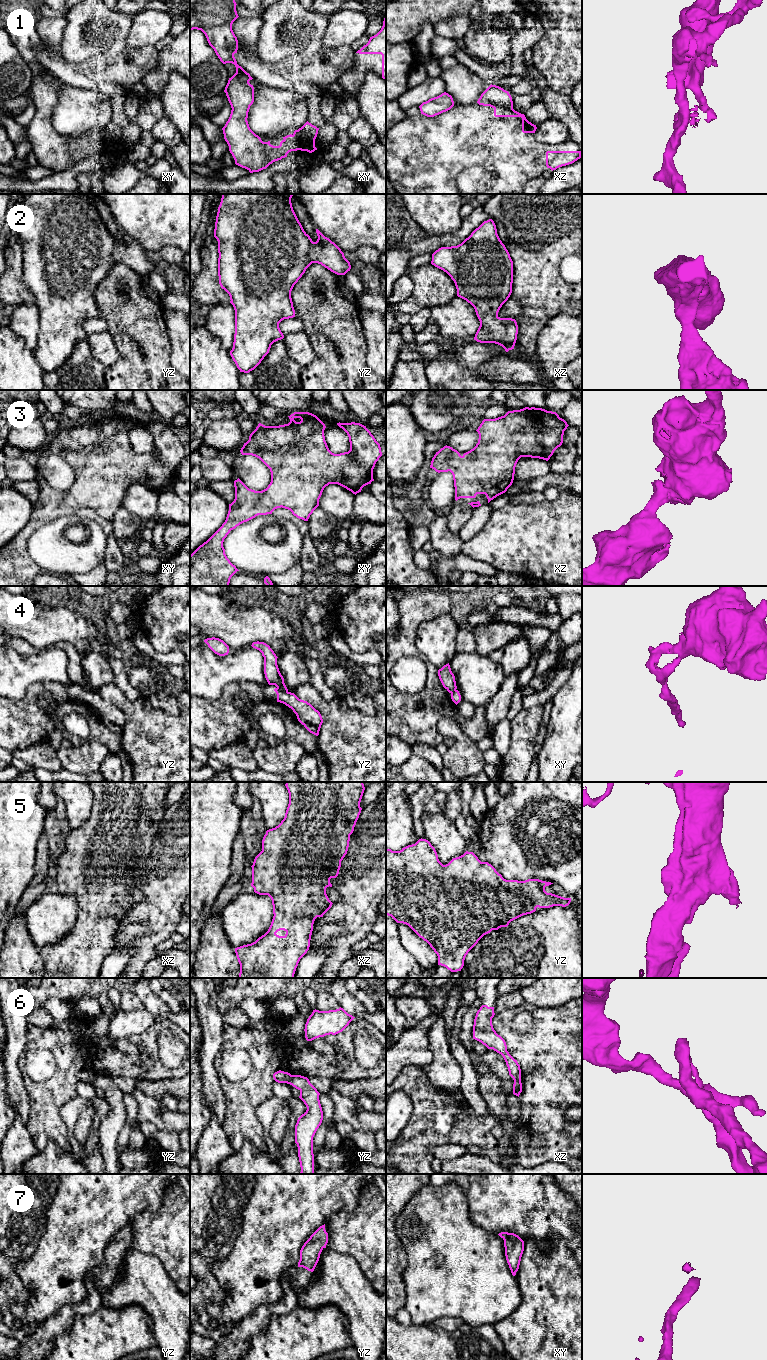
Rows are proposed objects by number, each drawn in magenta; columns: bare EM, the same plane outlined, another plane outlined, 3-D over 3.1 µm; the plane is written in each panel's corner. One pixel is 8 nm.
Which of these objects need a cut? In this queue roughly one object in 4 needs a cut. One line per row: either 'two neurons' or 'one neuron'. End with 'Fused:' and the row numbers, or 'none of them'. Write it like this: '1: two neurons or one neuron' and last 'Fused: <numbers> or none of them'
1: two neurons
2: one neuron
3: one neuron
4: two neurons
5: one neuron
6: two neurons
7: one neuron
Fused: 1, 4, 6

